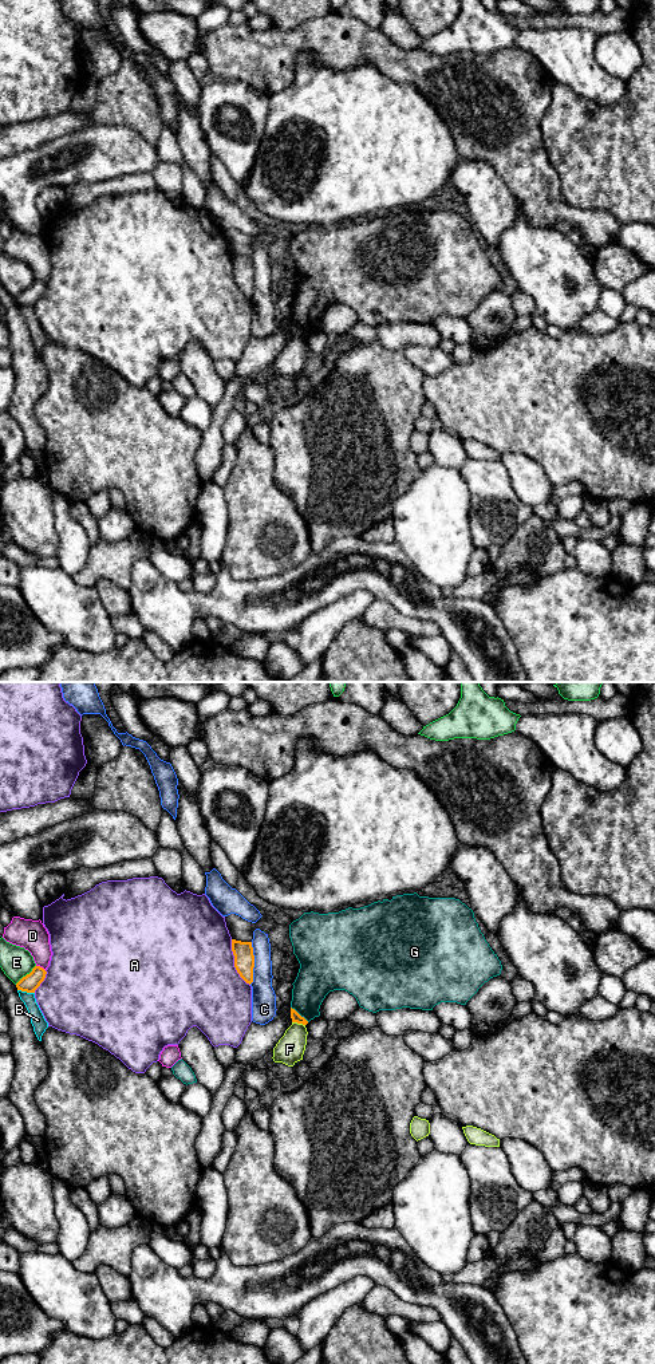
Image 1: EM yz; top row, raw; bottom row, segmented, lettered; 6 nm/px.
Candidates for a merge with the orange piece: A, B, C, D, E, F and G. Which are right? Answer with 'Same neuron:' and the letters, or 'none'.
Same neuron: none

